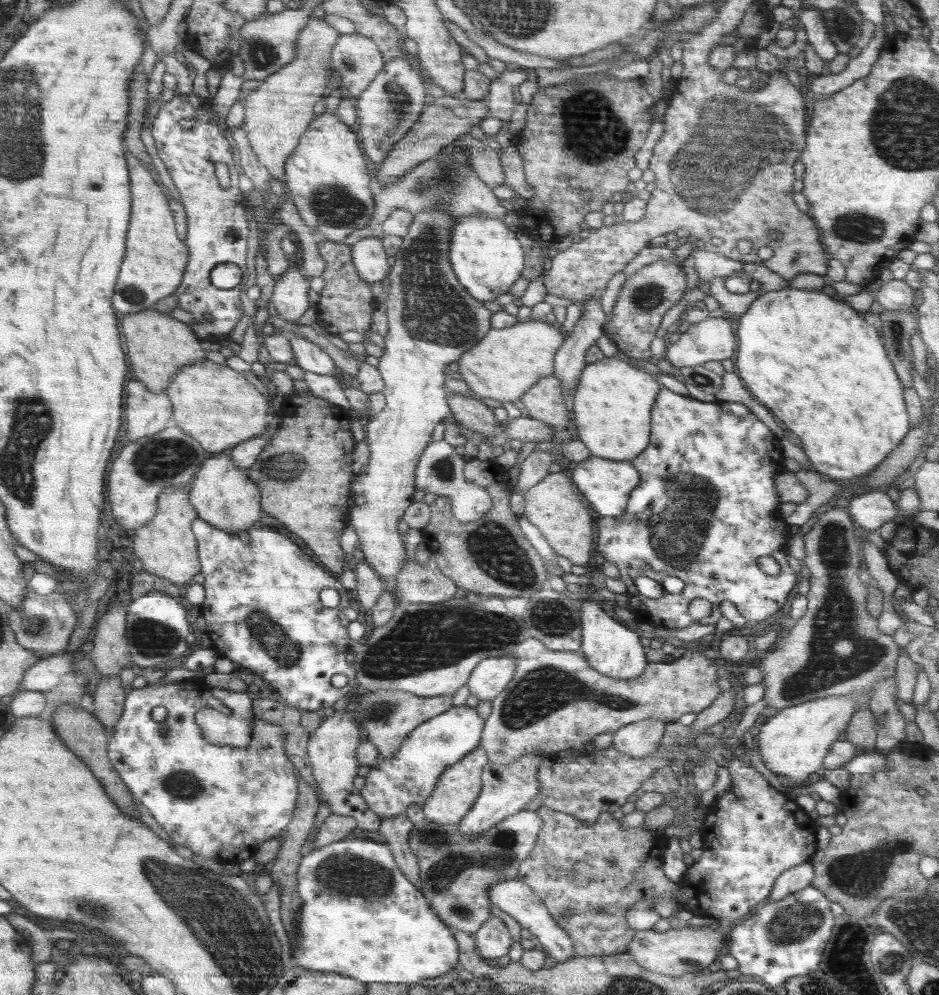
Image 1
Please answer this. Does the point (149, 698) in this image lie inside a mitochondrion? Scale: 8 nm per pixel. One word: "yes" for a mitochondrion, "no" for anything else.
no

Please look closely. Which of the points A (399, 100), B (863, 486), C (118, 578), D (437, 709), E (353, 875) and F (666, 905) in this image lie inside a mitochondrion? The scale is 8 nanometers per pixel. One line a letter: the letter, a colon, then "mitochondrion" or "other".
A: mitochondrion
B: other
C: other
D: other
E: mitochondrion
F: other

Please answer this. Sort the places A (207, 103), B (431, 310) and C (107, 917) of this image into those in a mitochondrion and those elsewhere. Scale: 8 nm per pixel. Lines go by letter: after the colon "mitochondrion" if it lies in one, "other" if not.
A: other
B: mitochondrion
C: mitochondrion

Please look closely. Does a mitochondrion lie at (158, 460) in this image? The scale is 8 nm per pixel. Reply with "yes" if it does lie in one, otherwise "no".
yes

